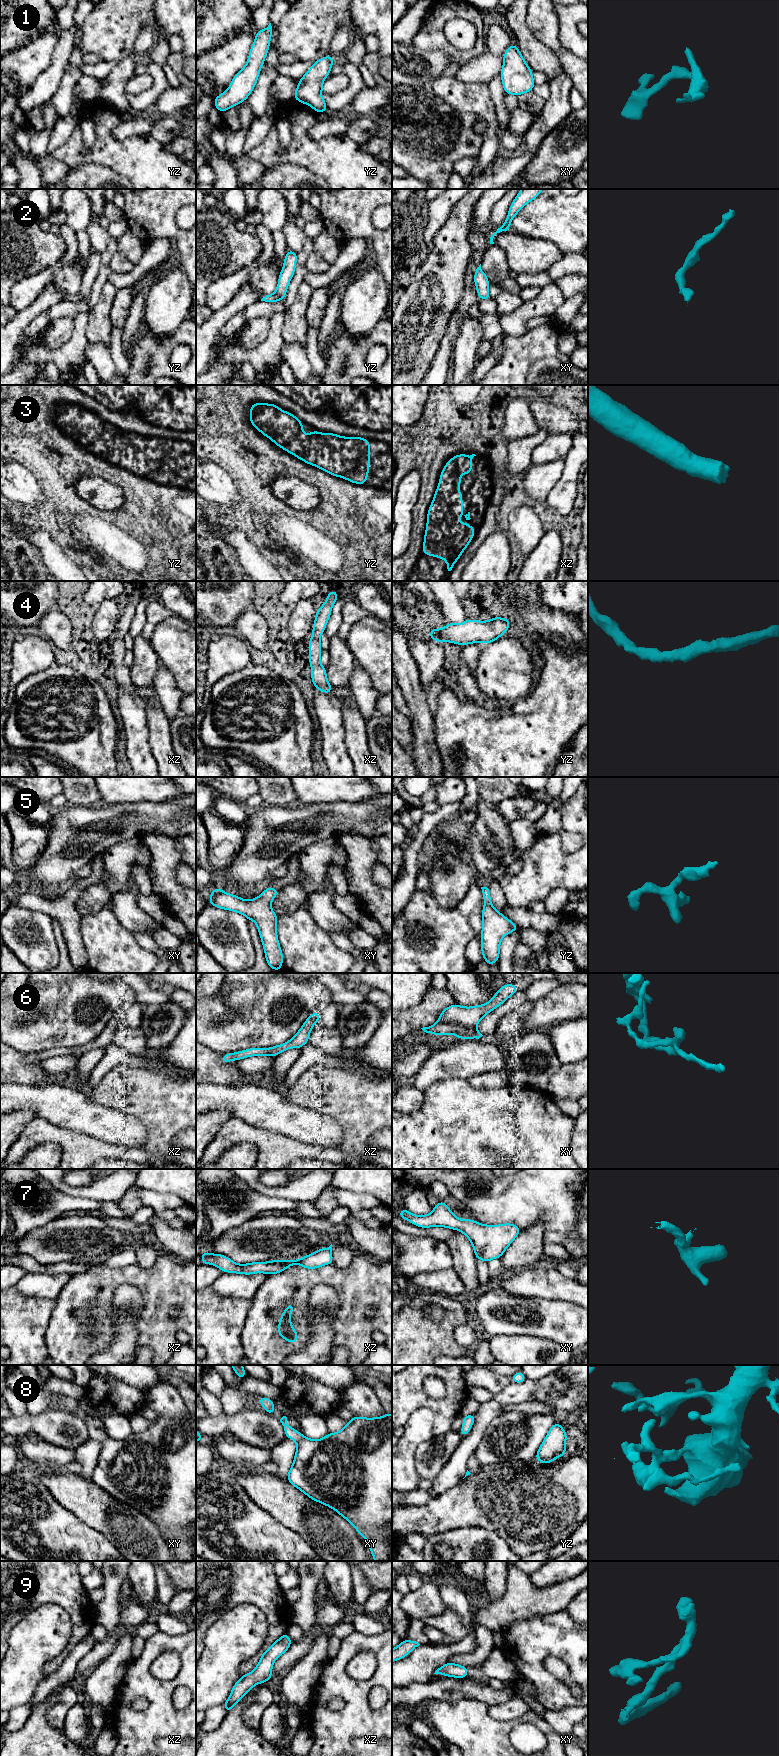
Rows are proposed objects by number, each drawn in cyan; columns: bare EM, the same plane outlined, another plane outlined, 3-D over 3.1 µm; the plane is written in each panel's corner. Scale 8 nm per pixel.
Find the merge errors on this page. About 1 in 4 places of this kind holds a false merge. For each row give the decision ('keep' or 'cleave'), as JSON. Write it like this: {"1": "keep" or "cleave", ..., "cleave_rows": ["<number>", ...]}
{"1": "keep", "2": "keep", "3": "keep", "4": "keep", "5": "keep", "6": "keep", "7": "keep", "8": "keep", "9": "keep", "cleave_rows": []}

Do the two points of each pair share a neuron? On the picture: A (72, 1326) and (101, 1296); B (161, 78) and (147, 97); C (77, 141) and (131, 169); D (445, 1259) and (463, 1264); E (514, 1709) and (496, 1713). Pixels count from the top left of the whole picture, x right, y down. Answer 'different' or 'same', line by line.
A: same
B: same
C: same
D: different
E: same

